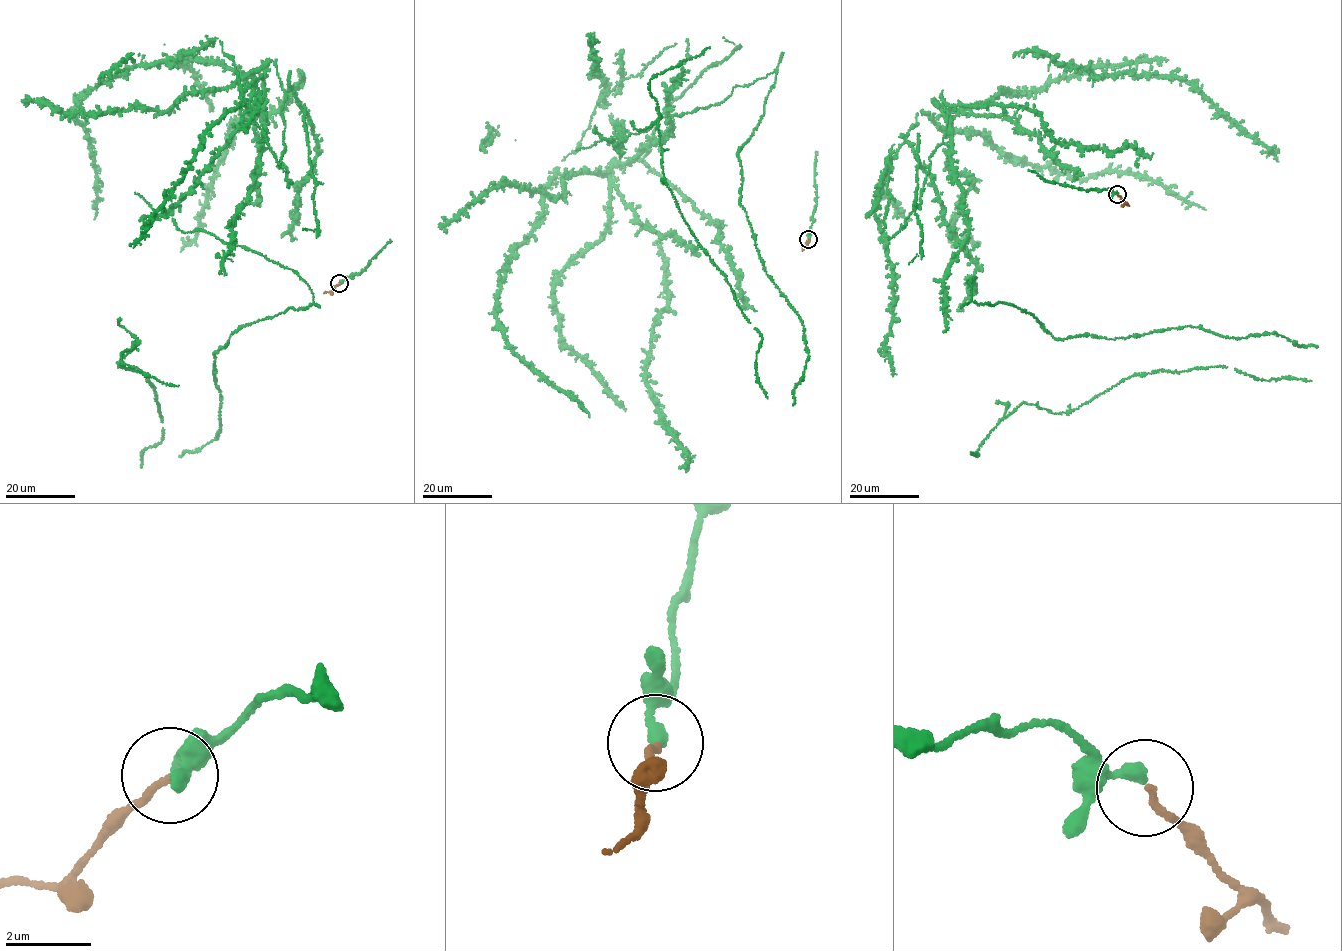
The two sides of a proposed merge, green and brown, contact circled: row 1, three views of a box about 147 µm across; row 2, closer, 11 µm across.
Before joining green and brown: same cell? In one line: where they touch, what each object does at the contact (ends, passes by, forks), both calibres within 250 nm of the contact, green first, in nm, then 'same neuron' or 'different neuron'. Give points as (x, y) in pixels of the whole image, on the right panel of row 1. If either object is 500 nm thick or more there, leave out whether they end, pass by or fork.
place (1117, 194); green ends; brown ends; calibres 300 and 150 nm; same neuron

